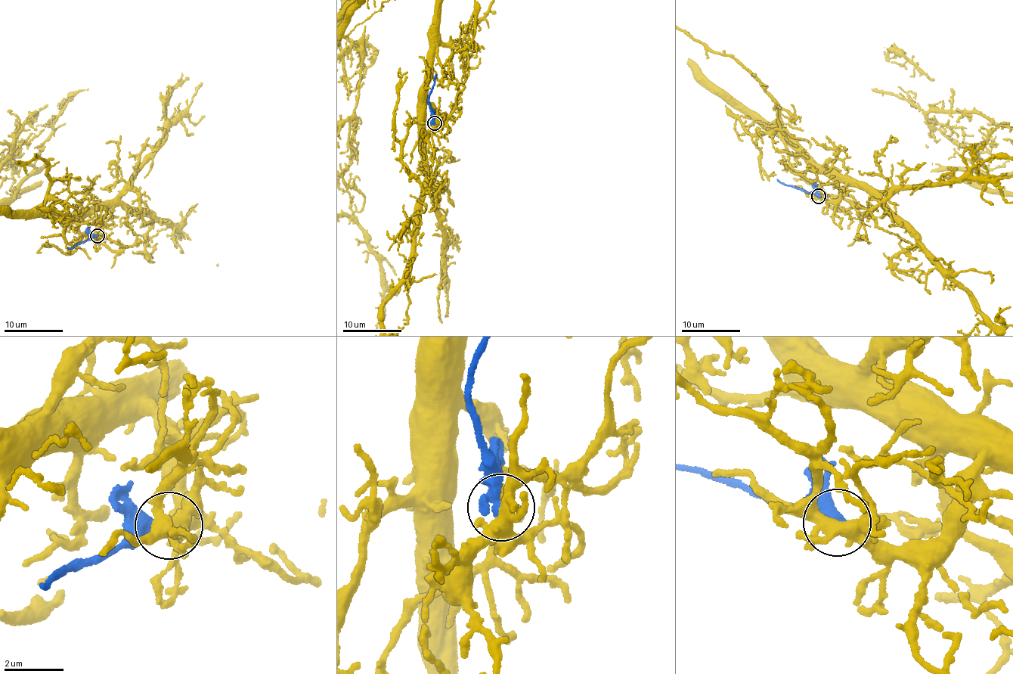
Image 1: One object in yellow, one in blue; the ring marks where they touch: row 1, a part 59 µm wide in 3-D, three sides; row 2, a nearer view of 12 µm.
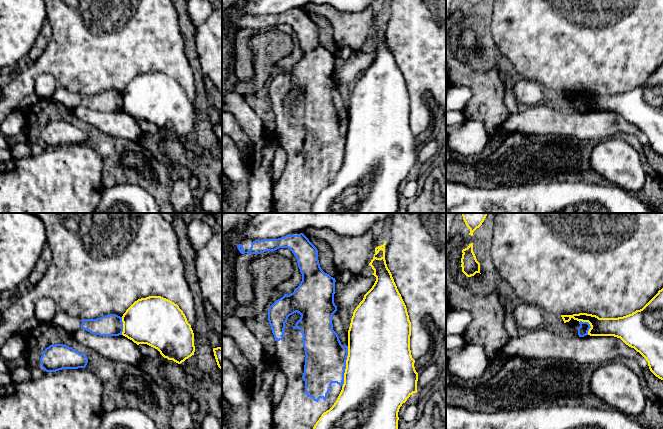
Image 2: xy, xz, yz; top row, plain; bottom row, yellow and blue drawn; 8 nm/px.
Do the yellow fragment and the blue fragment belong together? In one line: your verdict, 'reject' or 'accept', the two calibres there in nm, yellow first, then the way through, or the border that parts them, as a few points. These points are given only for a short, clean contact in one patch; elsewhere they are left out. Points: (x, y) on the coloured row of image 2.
reject; 500 nm thick on the yellow side, 340 nm on the other; border along xz (348, 346), (344, 383), (342, 386)

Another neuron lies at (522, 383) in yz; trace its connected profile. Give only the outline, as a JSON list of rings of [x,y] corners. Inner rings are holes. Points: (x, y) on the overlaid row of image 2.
[[[511,357],[505,362],[498,373],[484,384],[472,387],[462,387],[452,384],[446,387],[446,405],[459,407],[474,412],[494,413],[499,411],[527,410],[551,406],[591,407],[611,409],[611,407],[596,396],[590,388],[591,377],[596,365],[593,363],[582,364],[571,360],[540,359]]]

